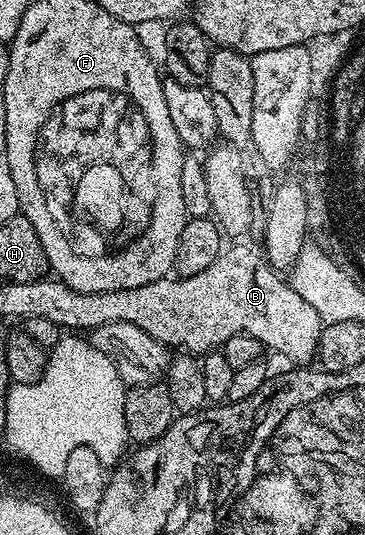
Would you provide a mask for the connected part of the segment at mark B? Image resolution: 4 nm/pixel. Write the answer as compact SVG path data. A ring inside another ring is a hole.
M235 245L232 247L224 248L223 252L219 254L218 259L213 263L209 263L209 267L205 267L205 271L201 271L198 275L189 275L188 277L176 276L175 281L172 279L164 279L161 281L154 281L153 283L145 283L145 287L133 287L132 289L122 289L121 291L109 291L108 293L77 293L75 294L75 310L69 314L69 326L72 330L90 331L101 327L105 323L133 323L133 327L141 327L141 331L145 331L145 335L153 335L153 339L157 339L160 343L168 347L174 347L179 351L186 351L196 355L206 355L212 351L218 350L220 347L227 344L230 337L235 337L239 333L247 333L253 339L257 339L260 346L272 349L275 353L280 353L283 357L288 357L291 363L307 363L307 361L316 356L319 351L319 340L325 328L325 322L319 317L317 311L313 309L294 290L291 283L282 281L280 274L272 269L270 264L265 260L264 254L259 253L255 249L250 249L247 245Z

